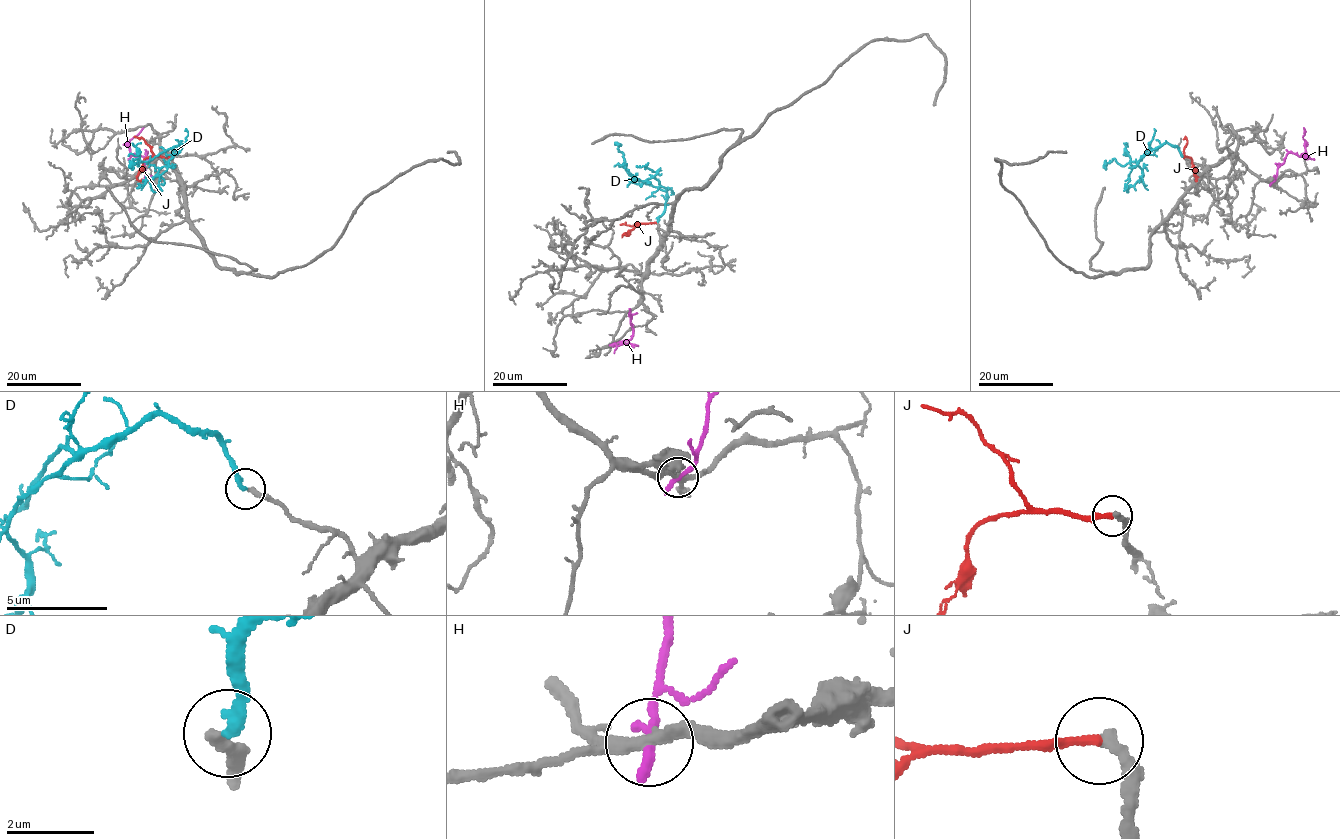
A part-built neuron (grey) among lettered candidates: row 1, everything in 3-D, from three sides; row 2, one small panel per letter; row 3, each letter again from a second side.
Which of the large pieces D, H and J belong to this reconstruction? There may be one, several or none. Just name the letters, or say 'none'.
J

